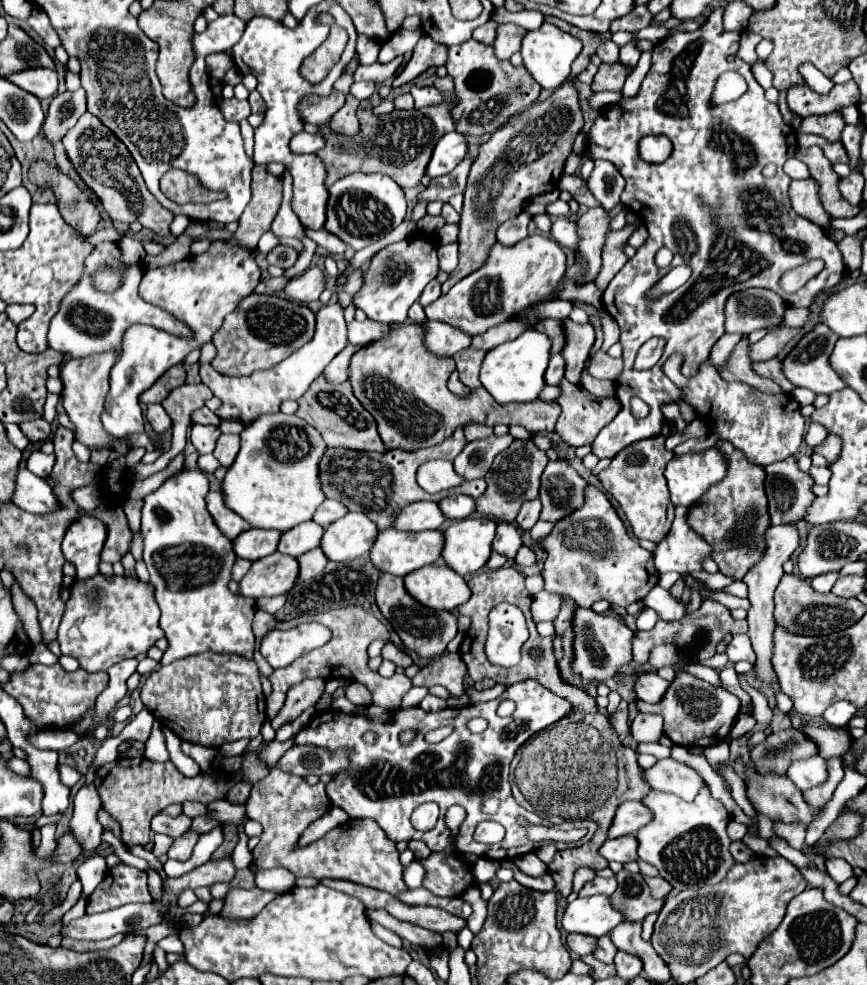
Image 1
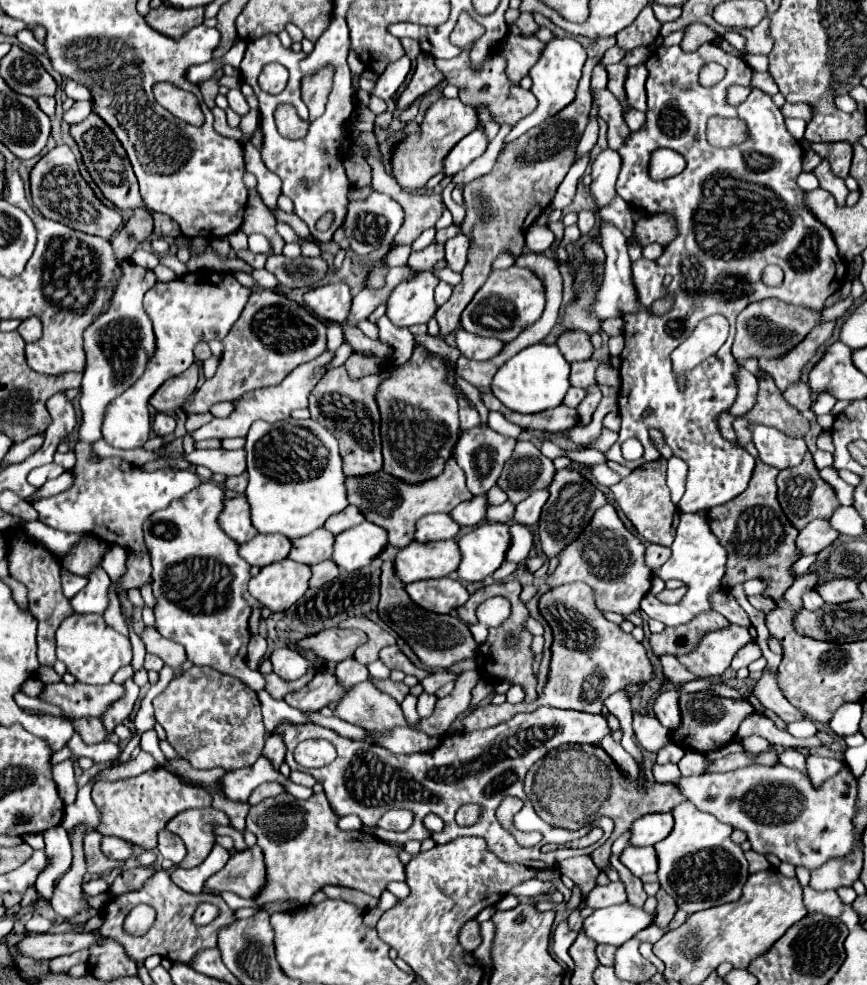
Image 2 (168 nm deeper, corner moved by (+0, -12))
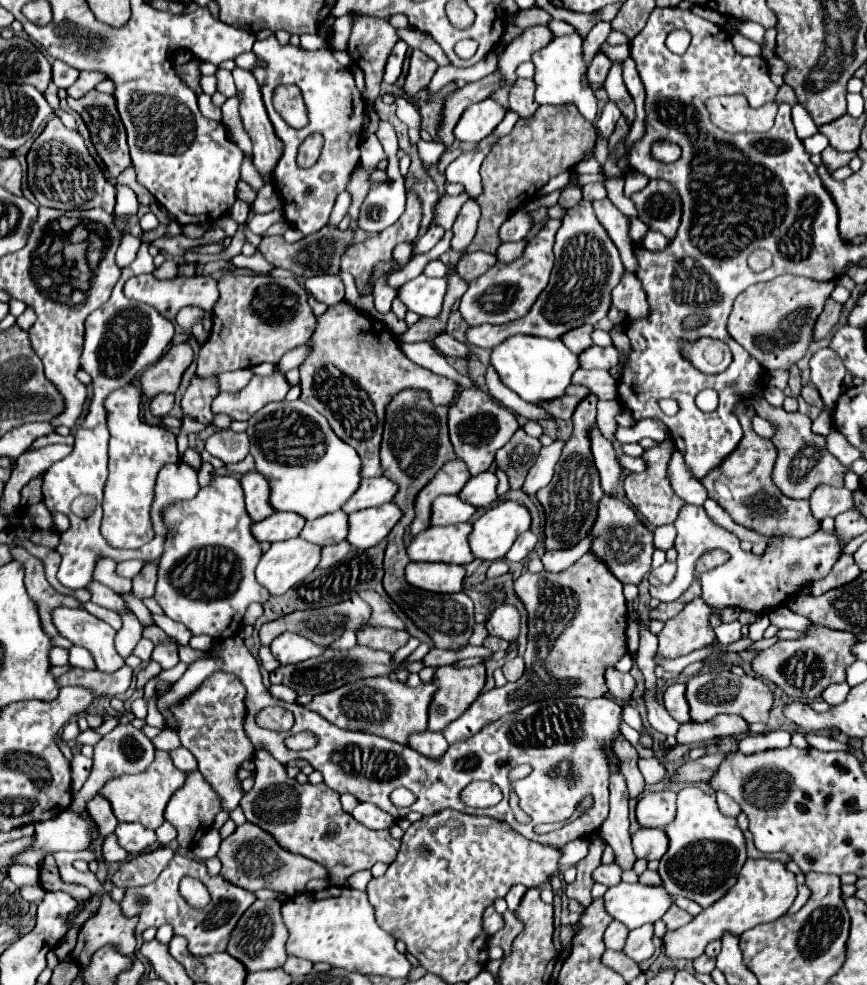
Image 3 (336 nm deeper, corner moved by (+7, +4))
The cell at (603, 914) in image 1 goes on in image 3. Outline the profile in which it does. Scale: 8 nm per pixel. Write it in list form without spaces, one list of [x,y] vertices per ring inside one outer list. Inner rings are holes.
[[[619,882],[617,886],[605,892],[605,910],[629,930],[639,928],[647,922],[657,922],[671,906],[673,898],[665,892],[663,886],[645,886],[645,884],[627,884]]]

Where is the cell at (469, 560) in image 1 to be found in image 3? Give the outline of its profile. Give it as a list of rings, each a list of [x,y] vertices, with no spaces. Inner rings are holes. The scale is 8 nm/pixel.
[[[503,500],[499,502],[499,506],[493,506],[473,522],[469,544],[475,558],[487,562],[503,560],[517,536],[527,532],[529,528],[529,510],[515,500]]]

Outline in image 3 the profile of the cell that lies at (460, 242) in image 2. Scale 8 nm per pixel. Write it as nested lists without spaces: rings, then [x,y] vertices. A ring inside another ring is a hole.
[[[467,200],[453,224],[453,240],[451,240],[451,248],[457,252],[463,252],[469,242],[475,236],[477,230],[477,222],[479,222],[479,204],[475,200]]]

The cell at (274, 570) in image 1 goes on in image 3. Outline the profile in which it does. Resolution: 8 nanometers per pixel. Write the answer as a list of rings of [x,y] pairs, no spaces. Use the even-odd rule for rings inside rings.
[[[291,538],[287,542],[275,542],[263,554],[255,574],[273,596],[285,594],[291,586],[309,576],[321,560],[321,546]]]

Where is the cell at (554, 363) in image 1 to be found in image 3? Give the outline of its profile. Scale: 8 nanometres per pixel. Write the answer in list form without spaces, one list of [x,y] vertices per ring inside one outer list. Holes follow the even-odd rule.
[[[593,346],[583,354],[579,354],[579,360],[581,360],[581,368],[585,370],[593,370],[593,368],[611,370],[619,360],[619,352],[615,350],[615,346],[609,346],[609,348]]]

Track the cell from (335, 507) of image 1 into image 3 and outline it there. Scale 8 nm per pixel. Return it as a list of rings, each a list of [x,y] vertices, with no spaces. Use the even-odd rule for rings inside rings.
[[[387,476],[363,478],[357,494],[353,496],[353,500],[349,500],[349,504],[343,506],[343,510],[347,514],[351,514],[355,510],[363,510],[363,508],[371,508],[371,506],[381,506],[381,504],[391,502],[395,494],[397,494],[397,484],[393,484]]]

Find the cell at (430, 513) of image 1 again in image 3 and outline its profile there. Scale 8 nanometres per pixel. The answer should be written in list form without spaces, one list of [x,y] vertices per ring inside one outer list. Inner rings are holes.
[[[457,494],[439,496],[433,502],[431,522],[435,526],[449,526],[449,524],[459,524],[459,522],[469,522],[475,512],[477,512],[477,508],[463,502]]]

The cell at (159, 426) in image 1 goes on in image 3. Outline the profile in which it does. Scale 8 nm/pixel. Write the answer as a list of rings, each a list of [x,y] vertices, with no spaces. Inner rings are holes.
[[[157,394],[155,398],[151,398],[149,410],[151,410],[153,416],[163,418],[163,416],[169,416],[171,414],[173,402],[175,402],[175,396],[173,394]]]

